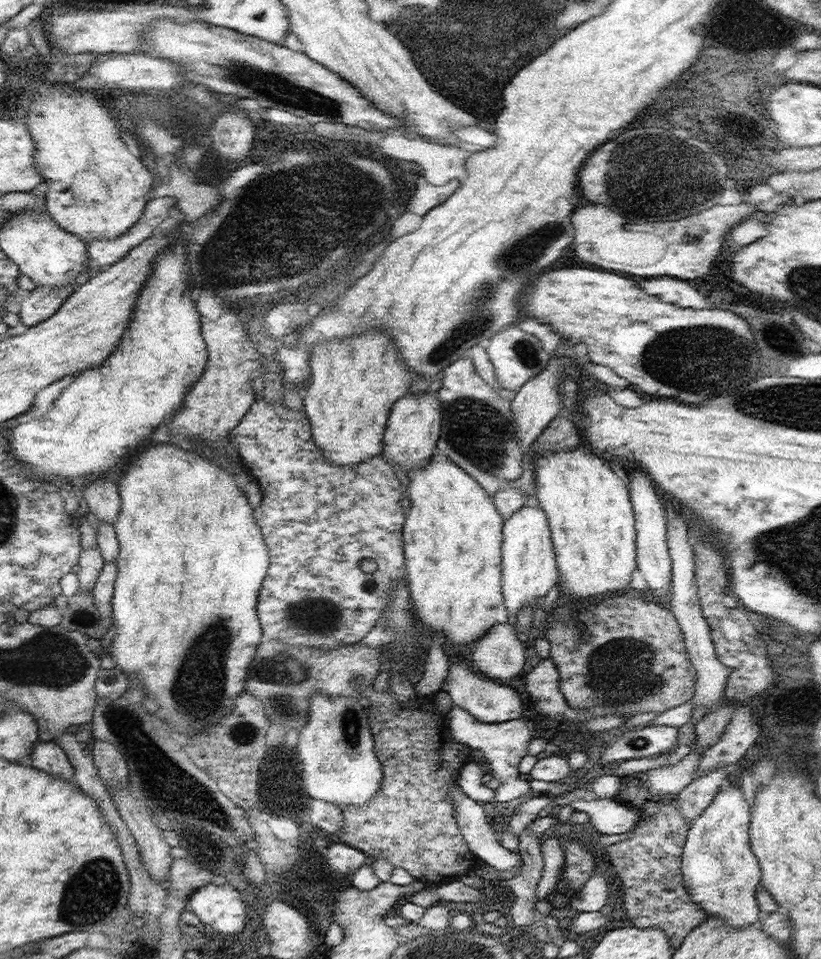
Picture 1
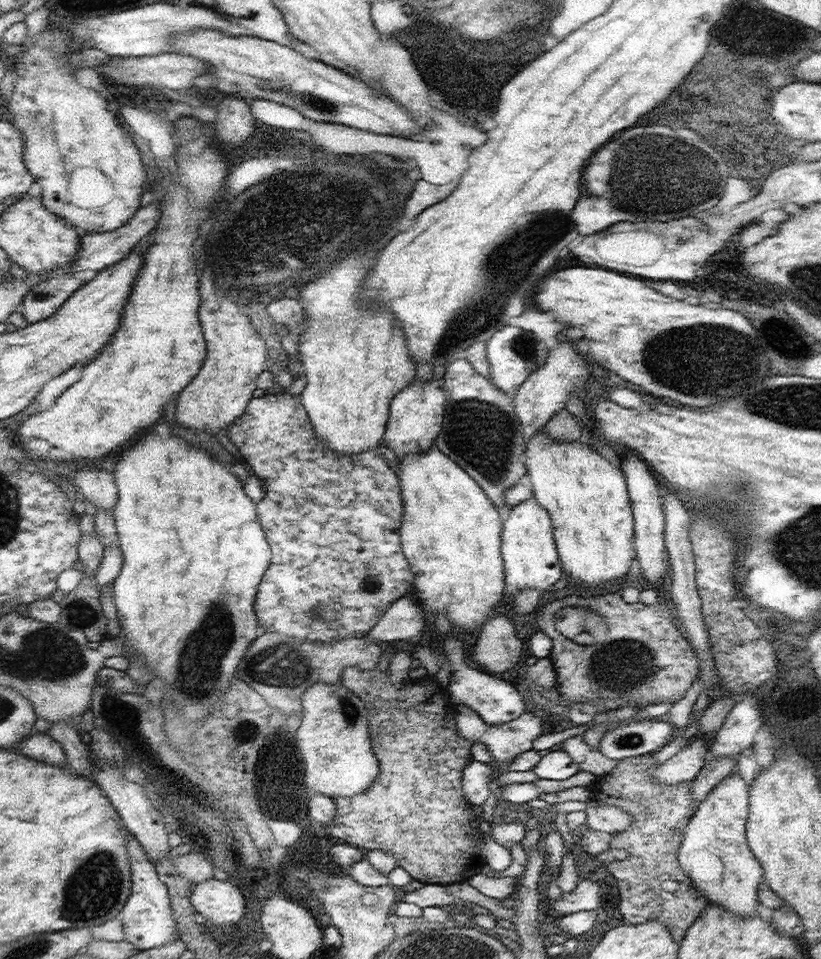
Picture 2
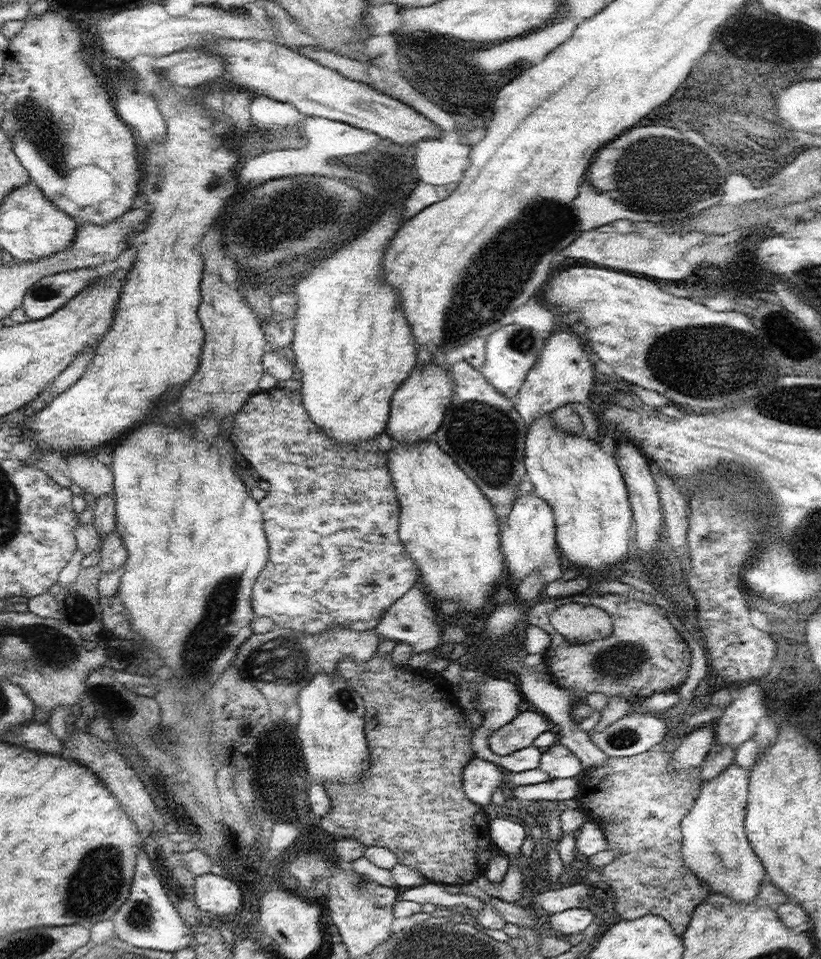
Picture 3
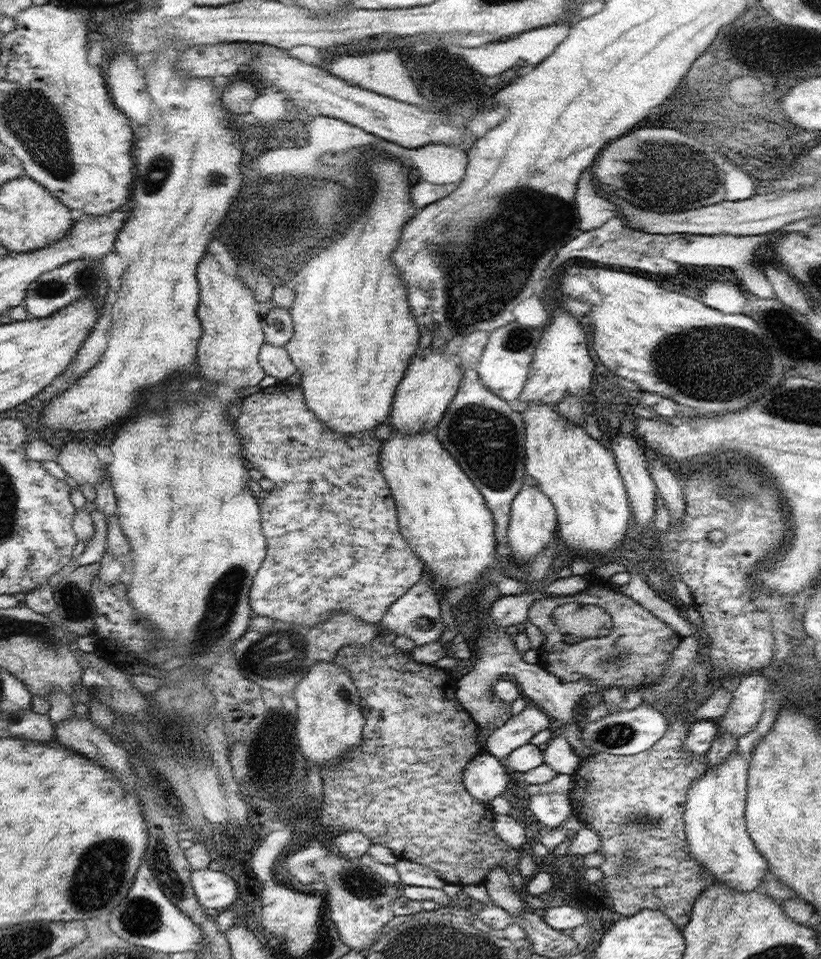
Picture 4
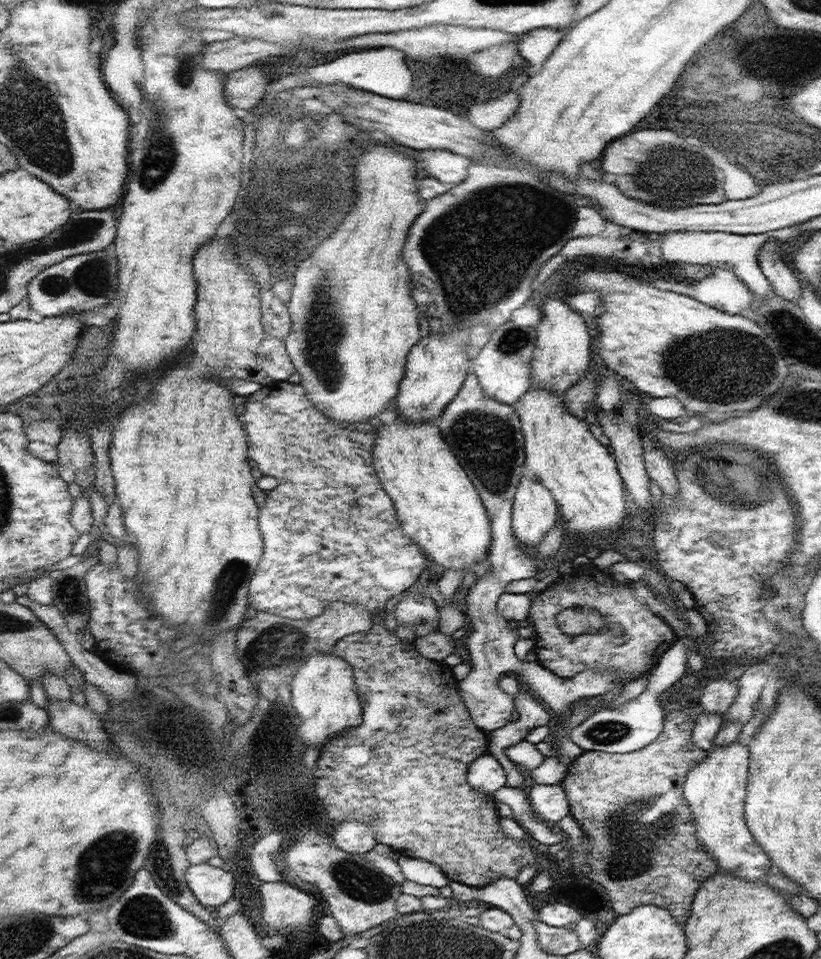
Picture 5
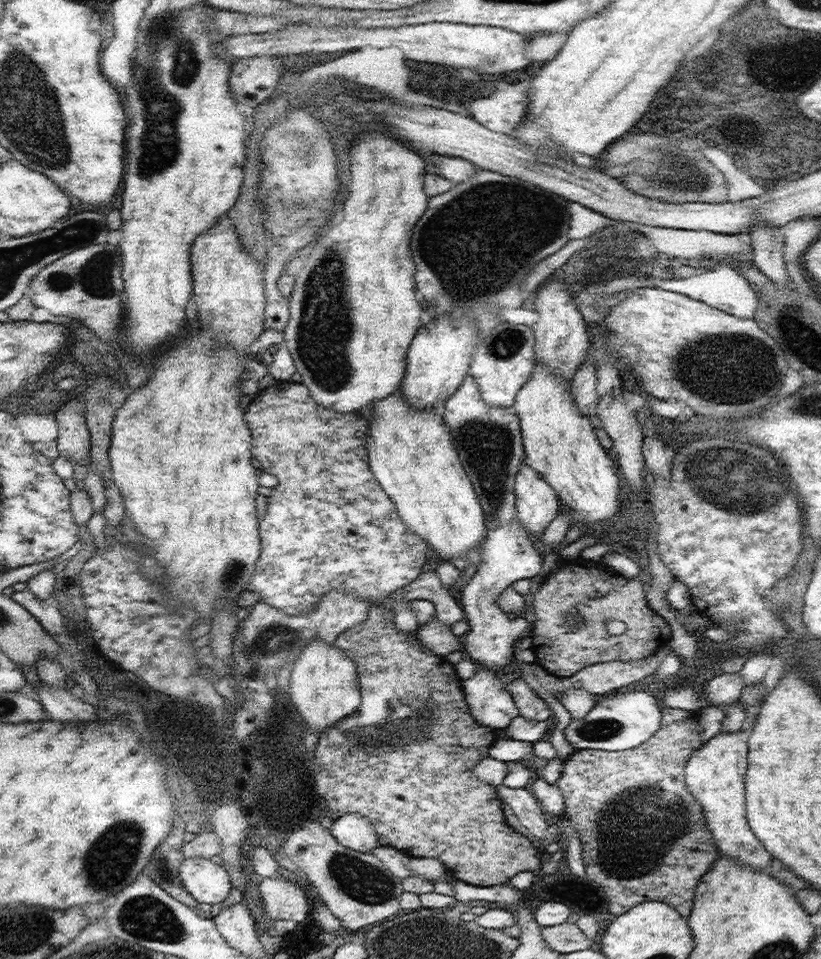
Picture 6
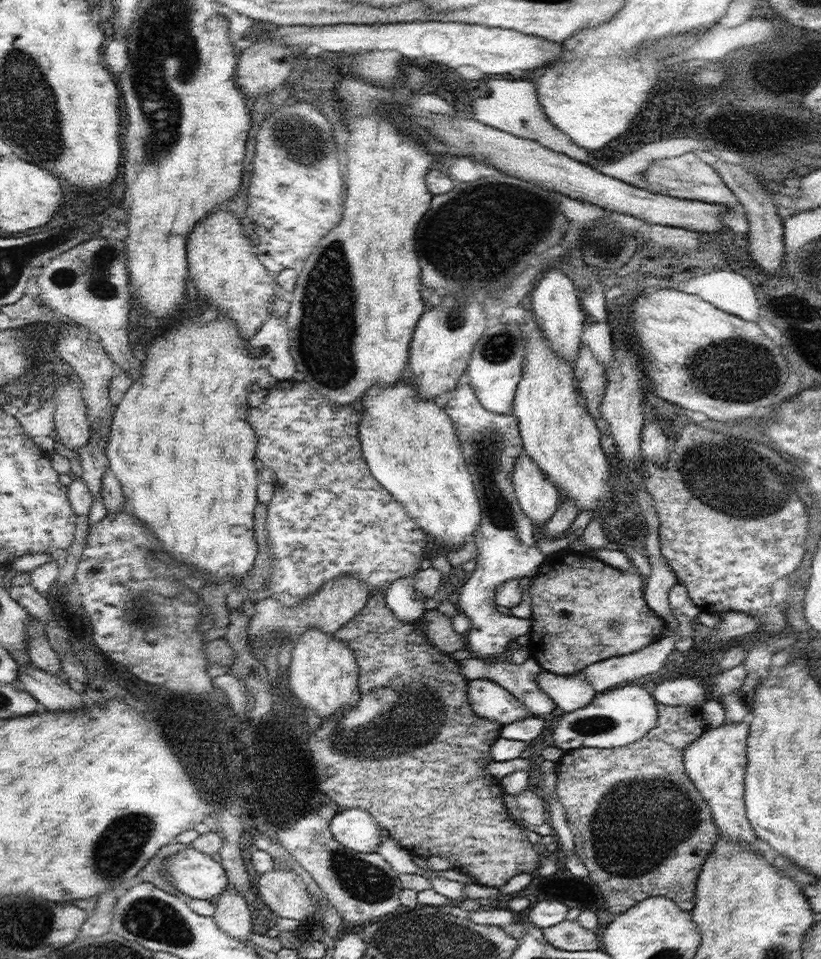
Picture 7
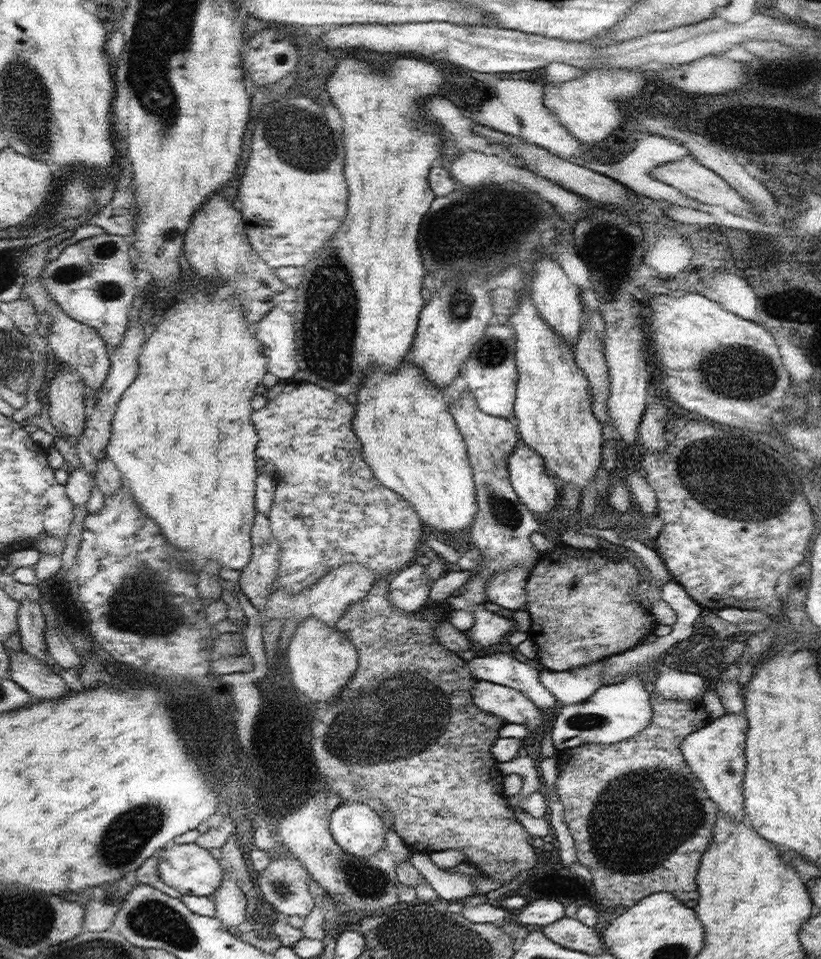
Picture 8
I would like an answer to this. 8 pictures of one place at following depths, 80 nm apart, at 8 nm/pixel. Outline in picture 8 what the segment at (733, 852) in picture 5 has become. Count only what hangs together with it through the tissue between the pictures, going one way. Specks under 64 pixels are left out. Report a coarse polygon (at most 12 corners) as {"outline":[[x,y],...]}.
{"outline":[[727,712],[681,751],[717,810],[746,817],[747,716]]}

